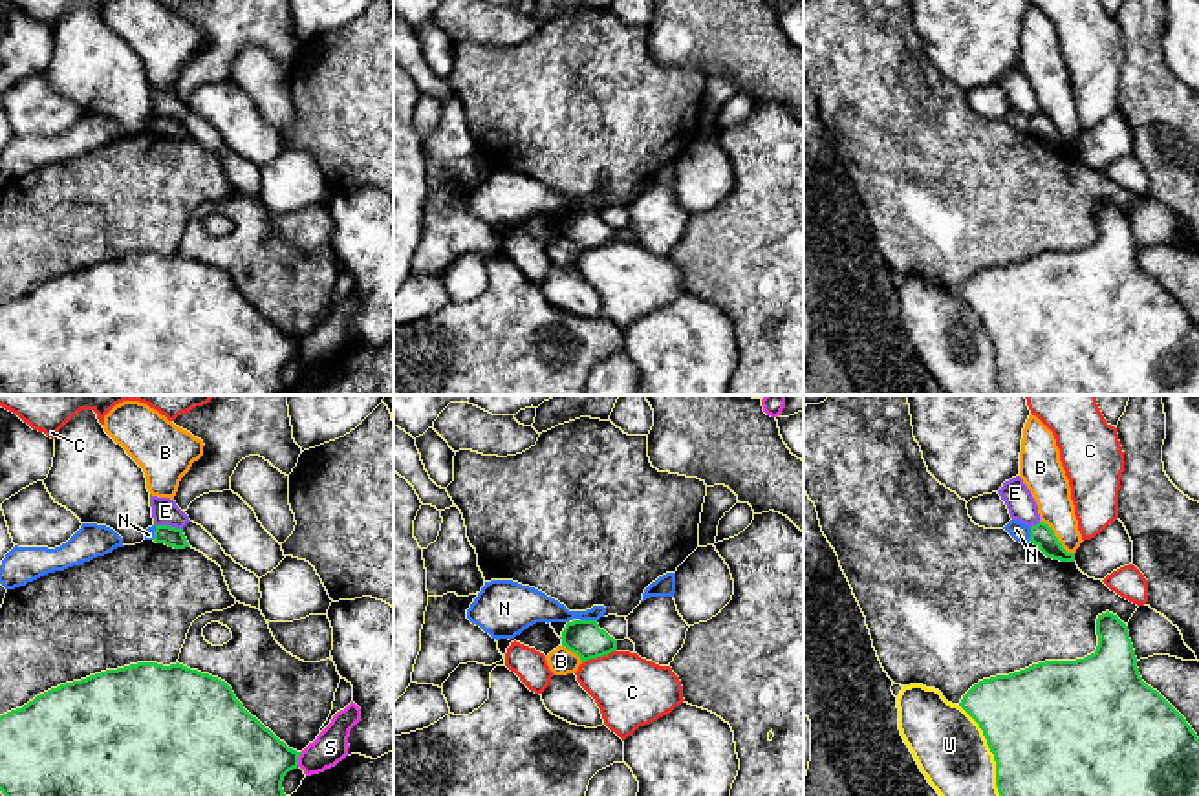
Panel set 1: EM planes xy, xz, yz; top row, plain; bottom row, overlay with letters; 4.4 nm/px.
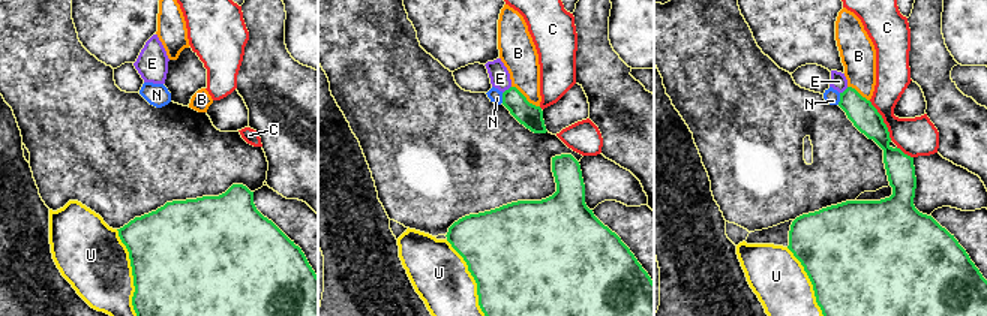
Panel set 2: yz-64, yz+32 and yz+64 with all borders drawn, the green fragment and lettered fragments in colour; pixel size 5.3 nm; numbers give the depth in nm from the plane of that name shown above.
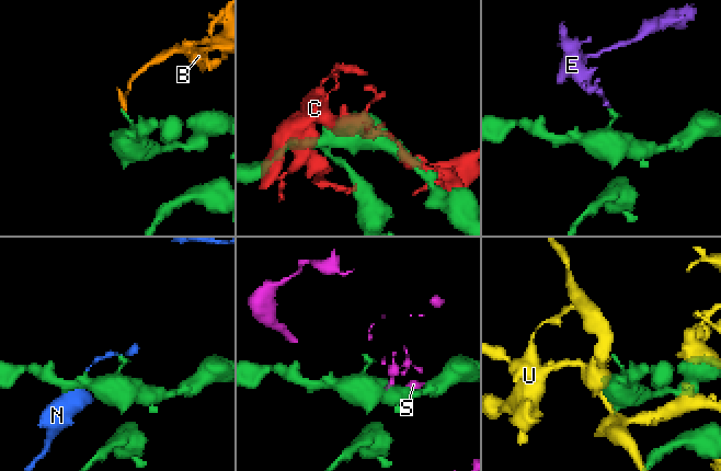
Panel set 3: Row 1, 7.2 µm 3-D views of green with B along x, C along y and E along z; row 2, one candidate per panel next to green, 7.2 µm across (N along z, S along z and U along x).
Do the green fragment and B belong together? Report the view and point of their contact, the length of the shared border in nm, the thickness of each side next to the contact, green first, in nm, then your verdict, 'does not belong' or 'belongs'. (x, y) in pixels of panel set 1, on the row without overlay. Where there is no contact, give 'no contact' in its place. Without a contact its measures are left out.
contact yz (1057, 129); length 220 nm; calibres 100 and 170 nm; does not belong

